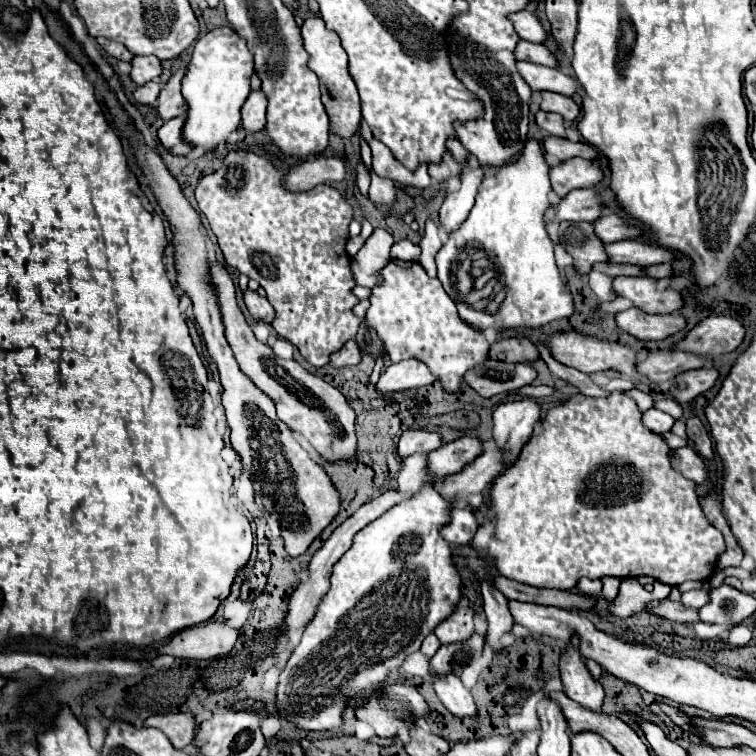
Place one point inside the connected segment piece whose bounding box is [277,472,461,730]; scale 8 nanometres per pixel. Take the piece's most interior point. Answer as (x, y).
(399, 581)

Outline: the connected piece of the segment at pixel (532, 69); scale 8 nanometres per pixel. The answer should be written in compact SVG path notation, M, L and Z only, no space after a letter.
M517 62L519 74L525 78L525 82L531 86L531 90L549 90L549 92L559 92L565 96L573 96L579 88L579 82L567 74L563 74L557 68L547 68L539 66L533 62Z

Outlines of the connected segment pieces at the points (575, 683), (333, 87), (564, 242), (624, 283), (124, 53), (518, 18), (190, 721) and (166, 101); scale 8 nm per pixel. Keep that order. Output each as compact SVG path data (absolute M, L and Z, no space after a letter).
M575 636L559 660L561 680L565 686L565 694L575 700L577 704L601 712L603 704L603 688L601 684L591 676L591 672L585 666L585 660L579 652L579 638Z
M319 16L305 20L305 24L301 28L301 36L303 36L305 50L309 52L309 68L319 76L319 82L321 82L323 104L327 108L331 128L341 138L351 138L361 122L361 106L359 106L361 102L359 102L357 86L355 86L355 82L349 74L349 68L347 68L349 56L345 54L345 48L341 46L339 36L333 34L333 30L325 28L325 22Z
M561 222L559 244L575 258L575 268L581 274L589 274L593 264L609 260L605 244L597 238L591 222Z
M619 276L613 280L613 290L619 296L633 300L633 304L649 314L669 314L683 308L683 296L673 288L657 290L657 280L649 276L641 278L625 278Z
M97 38L97 42L101 44L101 48L103 48L107 54L111 54L111 56L117 58L117 60L131 60L131 58L135 58L133 52L125 50L125 46L121 46L119 42L113 42L113 40L109 40L109 38Z
M523 10L517 14L511 14L511 22L523 40L529 40L535 44L543 44L547 40L547 32L533 12Z
M177 712L177 714L149 716L145 720L145 726L159 728L161 732L165 732L165 736L173 742L175 748L185 748L187 744L193 742L199 722L195 720L195 716L191 716L187 712Z
M187 66L179 68L169 78L169 82L165 84L165 88L159 94L157 112L159 112L159 116L163 120L169 120L169 118L175 118L175 116L183 116L185 114L185 100L183 100L183 94L181 94L181 78L185 76L185 70L187 70Z

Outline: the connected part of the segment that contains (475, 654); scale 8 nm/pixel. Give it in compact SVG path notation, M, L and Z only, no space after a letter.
M473 634L465 642L457 642L453 646L441 646L437 654L429 660L429 674L459 674L463 666L479 660L485 650L485 636Z

